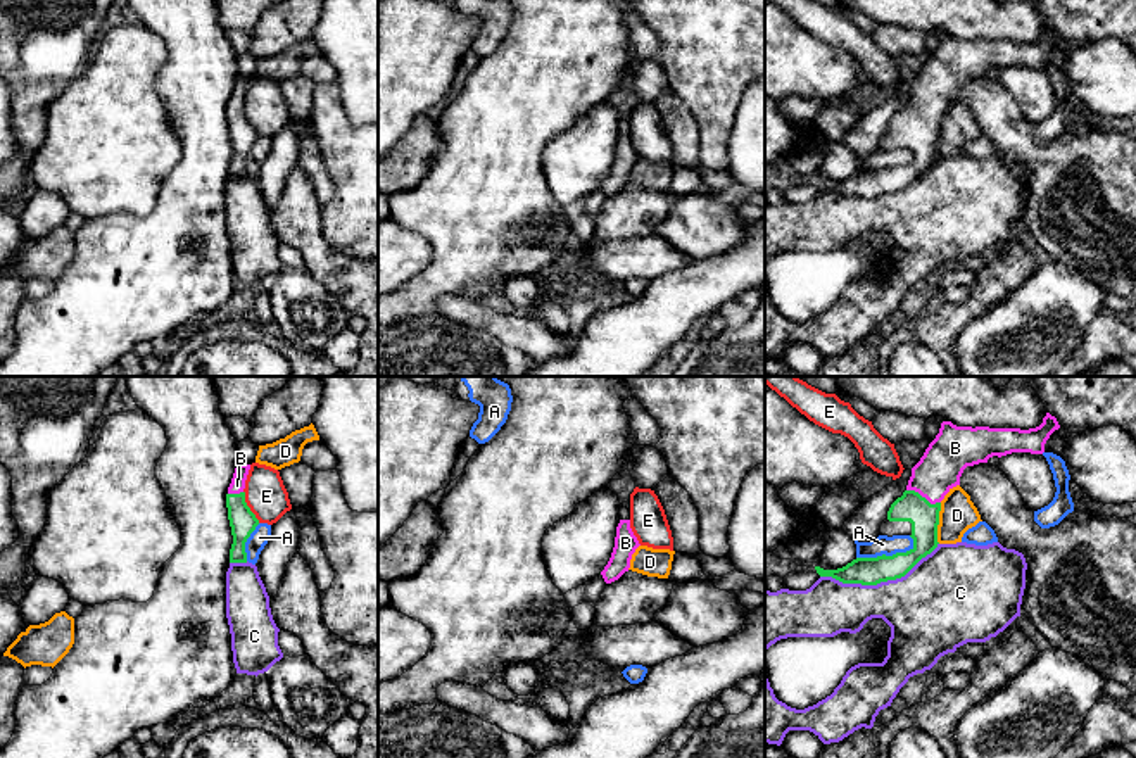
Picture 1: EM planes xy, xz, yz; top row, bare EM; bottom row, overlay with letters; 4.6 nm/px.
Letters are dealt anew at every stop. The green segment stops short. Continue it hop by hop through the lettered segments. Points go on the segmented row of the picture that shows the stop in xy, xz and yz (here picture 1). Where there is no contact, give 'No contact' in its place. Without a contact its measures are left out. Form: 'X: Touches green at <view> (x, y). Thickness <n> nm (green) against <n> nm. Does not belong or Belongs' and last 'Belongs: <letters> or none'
A: Touches green at yz (888, 556). Thickness 140 nm (green) against 90 nm. Does not belong
B: Touches green at yz (924, 498). Thickness 140 nm (green) against 200 nm. Belongs
C: Touches green at yz (879, 582). Thickness 130 nm (green) against 360 nm. Does not belong
D: Touches green at yz (938, 524). Thickness 140 nm (green) against 170 nm. Does not belong
E: Touches green at xy (247, 506). Thickness 120 nm (green) against 190 nm. Does not belong
Belongs: B

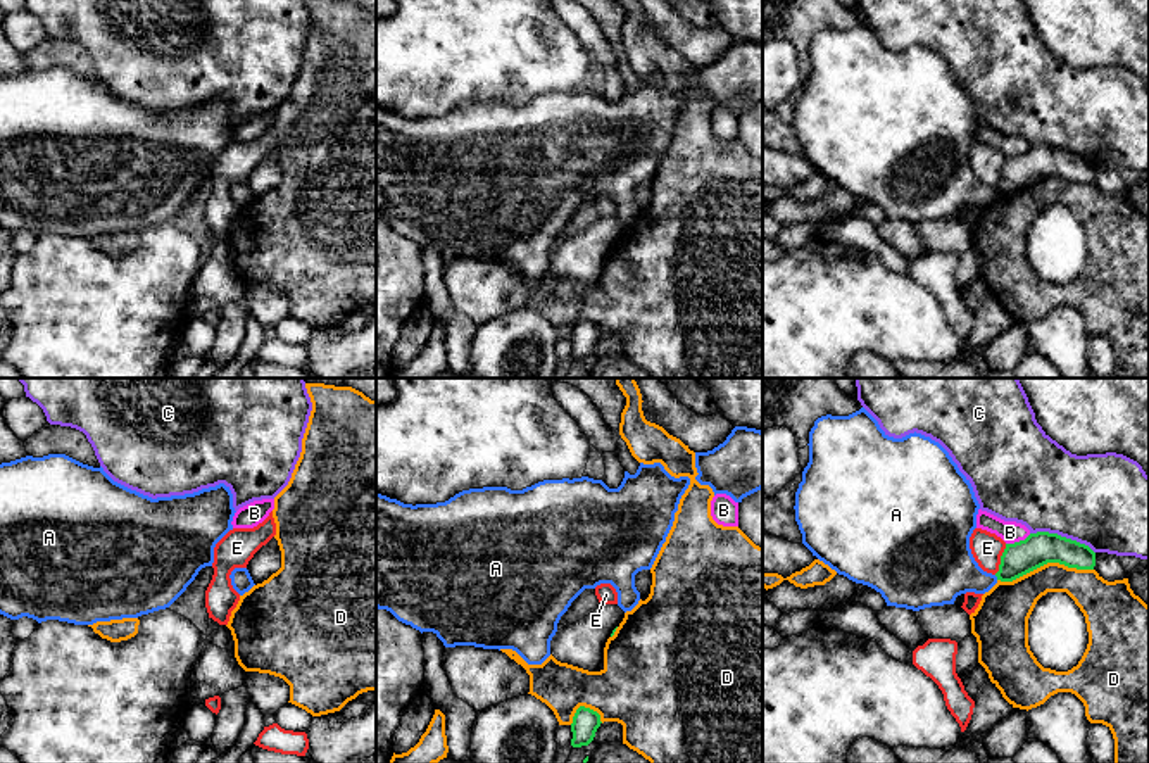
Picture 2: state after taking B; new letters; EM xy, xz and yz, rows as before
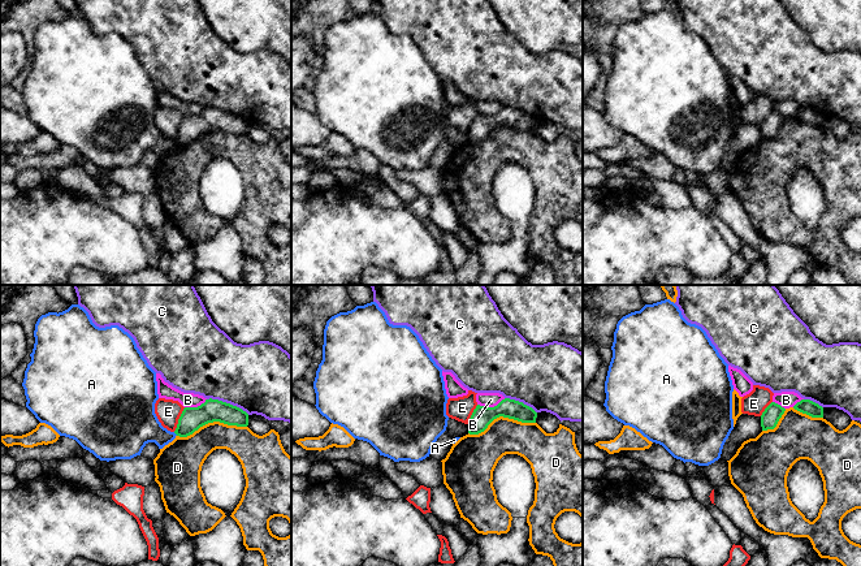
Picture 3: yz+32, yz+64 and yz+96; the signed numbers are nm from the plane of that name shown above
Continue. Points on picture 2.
A: Touches green at yz (996, 575). Thickness 160 nm (green) against 280 nm. Does not belong
B: Touches green at yz (1020, 541). Thickness 160 nm (green) against 100 nm. Does not belong
C: Touches green at yz (1063, 537). Thickness 160 nm (green) against 440 nm. Does not belong
D: Touches green at yz (1044, 563). Thickness 160 nm (green) against 220 nm. Does not belong
E: Touches green at yz (1001, 560). Thickness 160 nm (green) against 150 nm. Does not belong
Belongs: none

